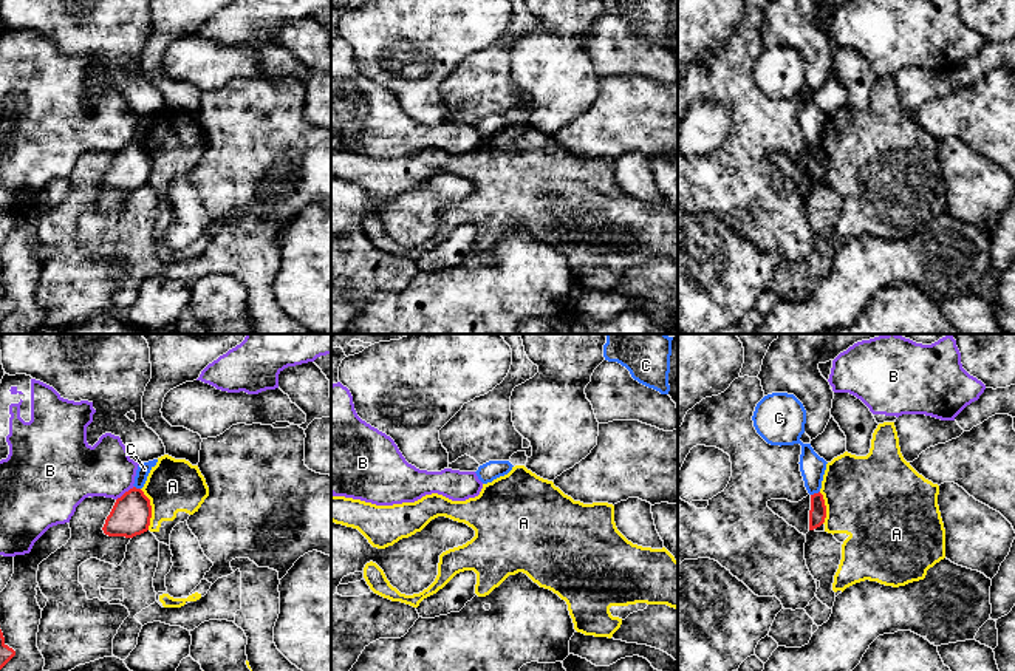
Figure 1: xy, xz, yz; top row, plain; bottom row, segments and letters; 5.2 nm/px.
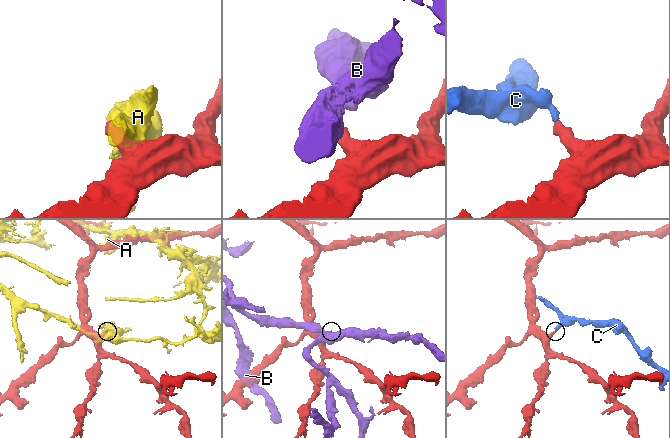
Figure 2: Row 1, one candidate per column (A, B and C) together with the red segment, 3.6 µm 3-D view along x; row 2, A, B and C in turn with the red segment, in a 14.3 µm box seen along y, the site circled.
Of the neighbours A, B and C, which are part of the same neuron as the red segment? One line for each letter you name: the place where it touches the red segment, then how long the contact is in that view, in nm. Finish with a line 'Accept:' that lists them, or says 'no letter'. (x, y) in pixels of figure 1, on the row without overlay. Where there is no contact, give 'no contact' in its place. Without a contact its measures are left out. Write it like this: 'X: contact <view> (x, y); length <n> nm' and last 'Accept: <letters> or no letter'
Accept: no letter

